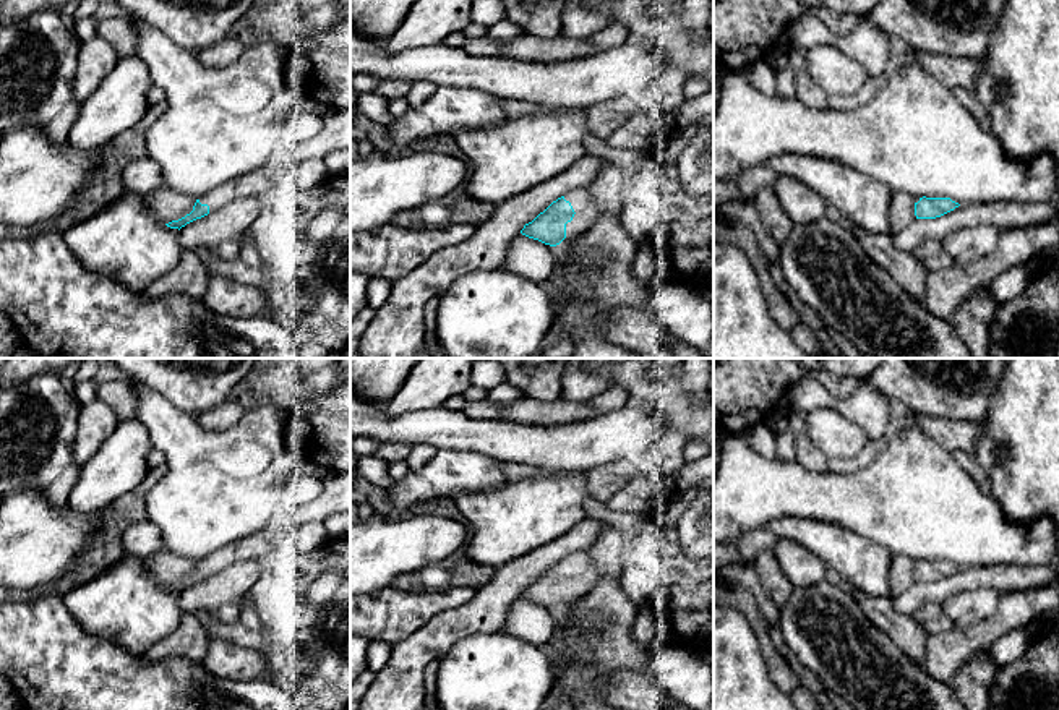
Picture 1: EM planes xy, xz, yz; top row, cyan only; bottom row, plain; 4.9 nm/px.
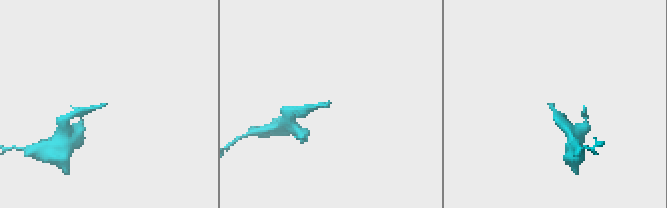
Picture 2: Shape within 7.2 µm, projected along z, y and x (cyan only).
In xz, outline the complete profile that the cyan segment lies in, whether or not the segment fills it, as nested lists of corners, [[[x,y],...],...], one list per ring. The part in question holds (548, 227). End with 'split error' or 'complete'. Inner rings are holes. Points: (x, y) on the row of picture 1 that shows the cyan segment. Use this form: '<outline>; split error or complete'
[[[590,190],[571,191],[553,201],[521,230],[522,235],[556,246],[566,237],[577,237],[602,217],[602,209],[592,201]]]; split error

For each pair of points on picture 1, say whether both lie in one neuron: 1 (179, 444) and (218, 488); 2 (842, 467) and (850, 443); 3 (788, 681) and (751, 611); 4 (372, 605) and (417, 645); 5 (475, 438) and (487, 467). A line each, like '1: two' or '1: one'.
1: one
2: two
3: one
4: two
5: two

